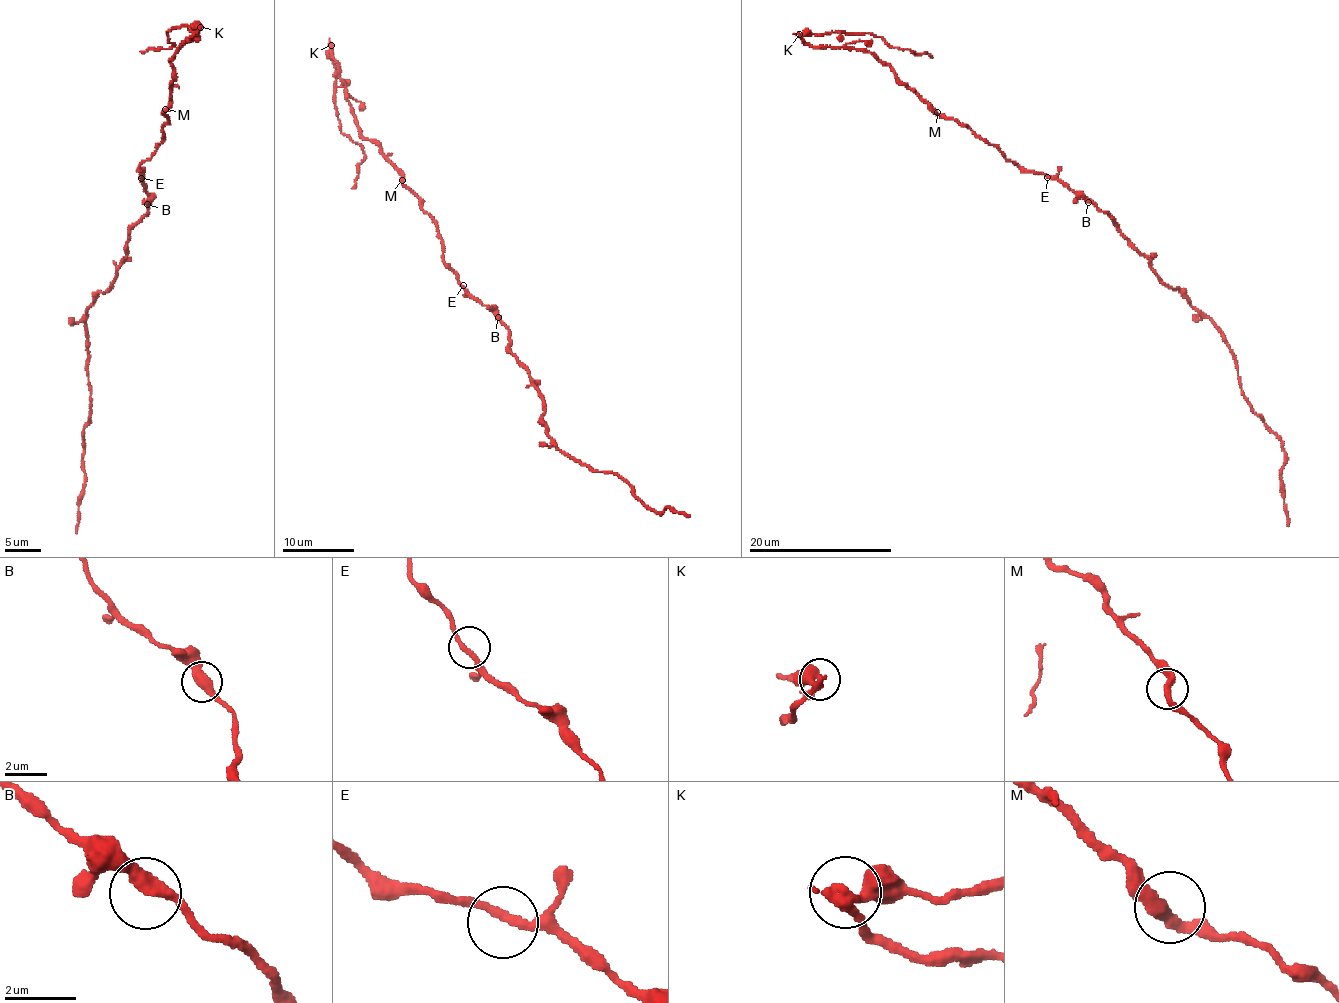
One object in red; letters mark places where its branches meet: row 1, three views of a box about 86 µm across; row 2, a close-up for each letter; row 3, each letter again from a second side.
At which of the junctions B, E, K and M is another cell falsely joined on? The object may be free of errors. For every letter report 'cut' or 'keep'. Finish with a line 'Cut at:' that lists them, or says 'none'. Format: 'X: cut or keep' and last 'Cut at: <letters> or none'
B: keep
E: keep
K: cut
M: keep
Cut at: K

